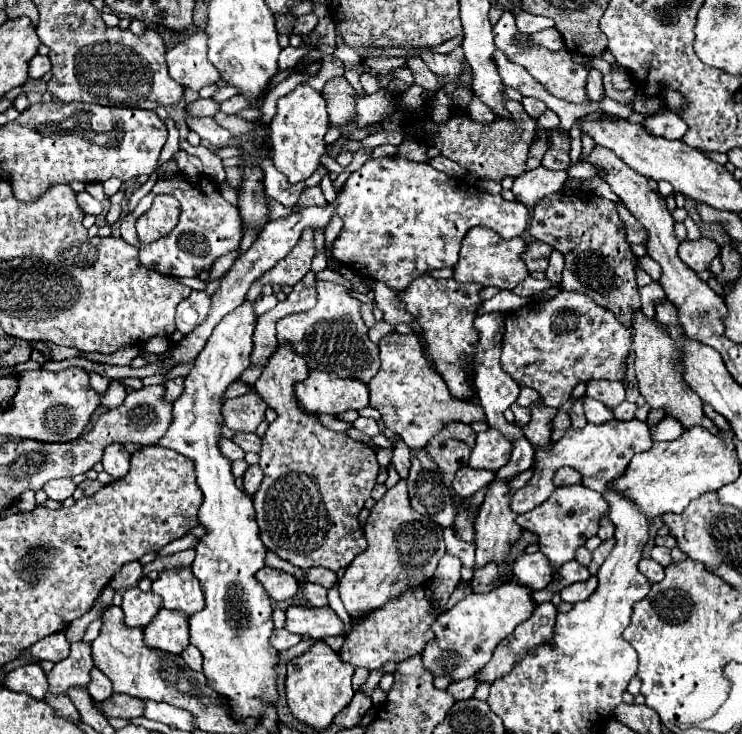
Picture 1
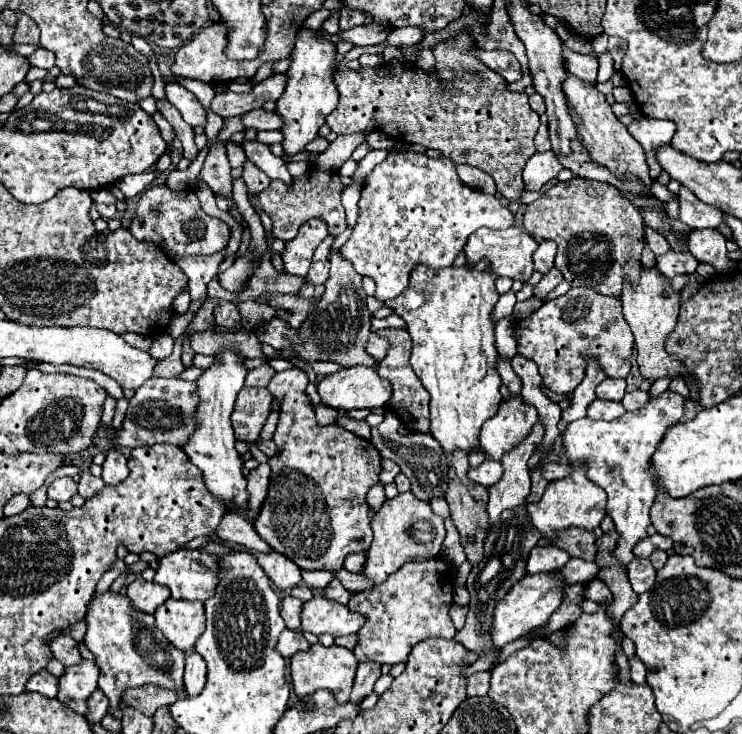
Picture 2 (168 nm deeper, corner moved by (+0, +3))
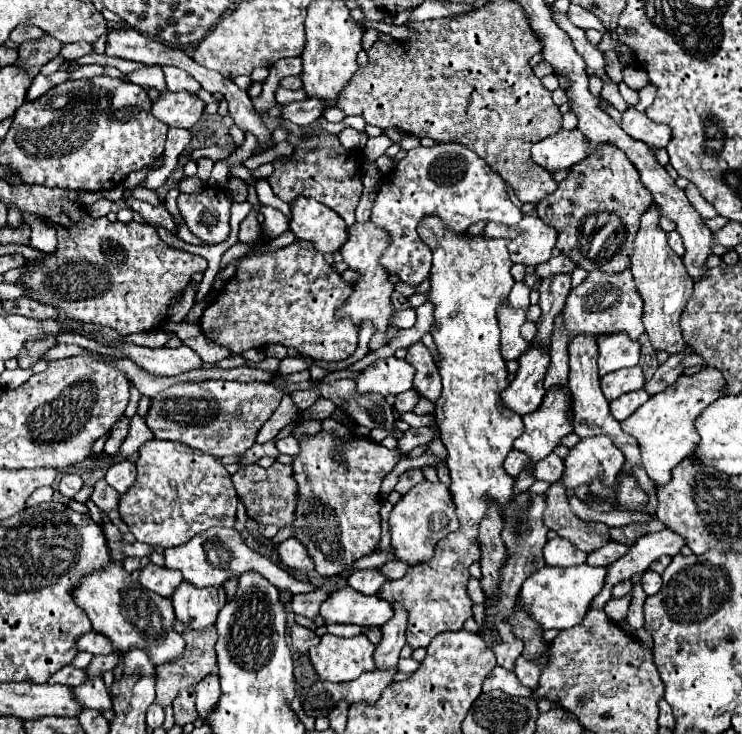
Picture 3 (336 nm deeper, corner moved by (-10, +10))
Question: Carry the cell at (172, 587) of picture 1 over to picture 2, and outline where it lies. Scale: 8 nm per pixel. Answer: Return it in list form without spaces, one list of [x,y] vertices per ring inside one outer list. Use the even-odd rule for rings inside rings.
[[[180,549],[176,553],[164,555],[158,561],[154,581],[160,583],[160,585],[166,585],[172,591],[174,599],[200,599],[200,601],[206,601],[208,597],[214,595],[216,585],[220,581],[220,557],[204,553],[200,549]]]

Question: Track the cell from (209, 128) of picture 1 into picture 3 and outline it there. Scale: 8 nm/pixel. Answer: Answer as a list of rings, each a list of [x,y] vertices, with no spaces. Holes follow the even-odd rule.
[[[164,66],[162,68],[164,74],[166,74],[166,86],[170,92],[190,92],[190,94],[198,94],[198,90],[202,88],[188,72],[180,70],[180,68],[174,68],[174,66]]]

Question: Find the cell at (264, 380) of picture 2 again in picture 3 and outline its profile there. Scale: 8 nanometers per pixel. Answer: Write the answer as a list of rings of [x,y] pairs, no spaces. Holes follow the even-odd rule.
[[[284,358],[280,360],[280,366],[278,366],[278,372],[280,374],[290,374],[290,372],[300,372],[300,370],[308,370],[312,366],[310,360],[304,360],[304,358]]]

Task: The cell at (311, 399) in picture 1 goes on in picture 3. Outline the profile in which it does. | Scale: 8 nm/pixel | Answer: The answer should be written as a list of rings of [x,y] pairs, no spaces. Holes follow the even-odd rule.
[[[394,356],[376,360],[374,364],[366,366],[356,378],[356,392],[358,394],[400,394],[412,388],[414,368],[406,360],[398,360]]]

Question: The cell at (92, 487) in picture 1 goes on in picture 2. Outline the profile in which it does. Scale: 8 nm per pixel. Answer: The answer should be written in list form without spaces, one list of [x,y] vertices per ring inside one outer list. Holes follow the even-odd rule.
[[[84,471],[80,475],[80,483],[78,483],[78,493],[84,499],[90,499],[94,495],[98,495],[104,489],[104,481],[100,477],[94,477],[90,471]]]

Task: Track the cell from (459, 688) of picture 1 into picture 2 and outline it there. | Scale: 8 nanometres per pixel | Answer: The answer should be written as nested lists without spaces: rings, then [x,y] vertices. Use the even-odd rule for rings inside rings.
[[[490,671],[474,673],[468,677],[468,695],[478,697],[478,695],[488,695],[490,689]]]

